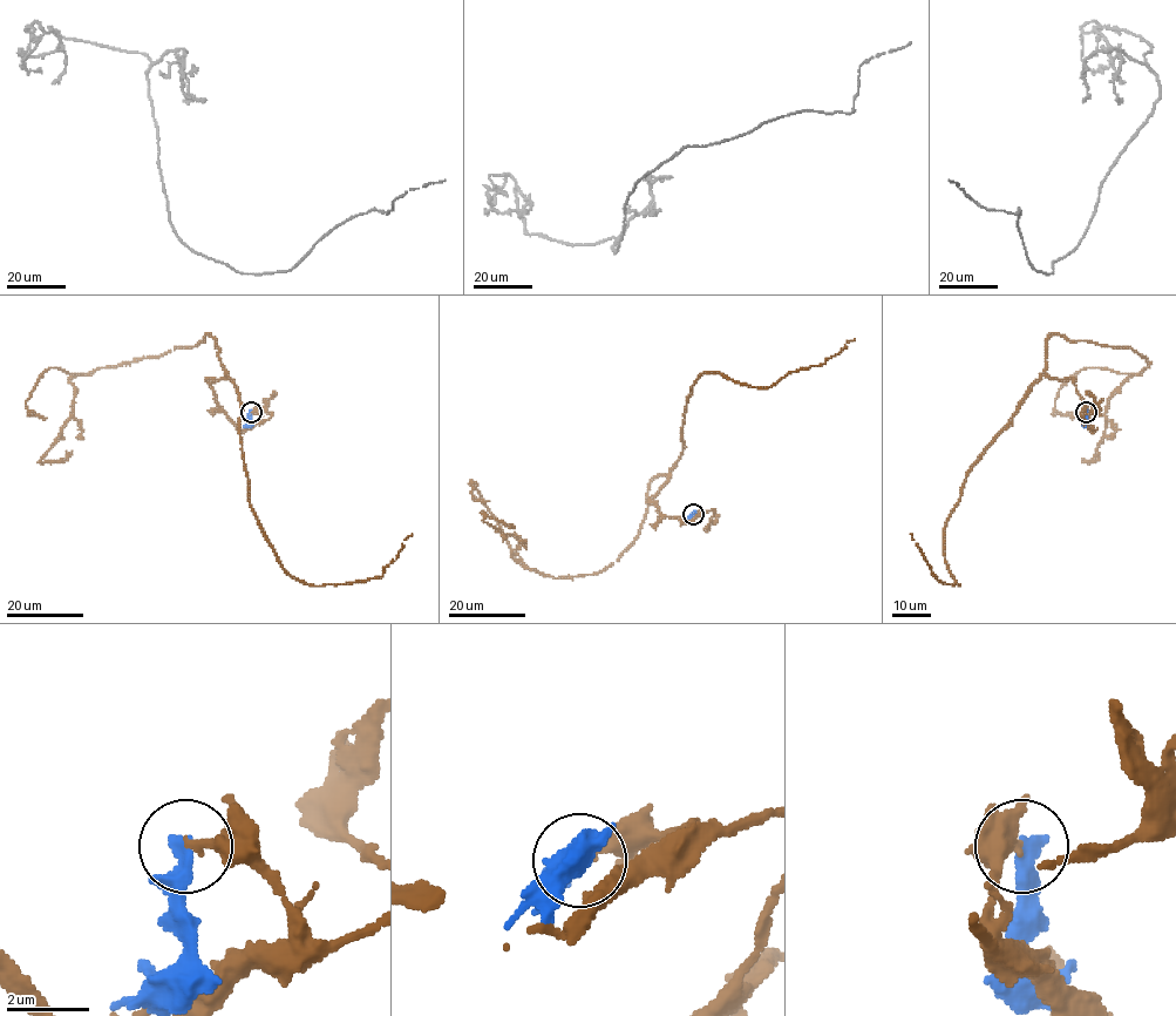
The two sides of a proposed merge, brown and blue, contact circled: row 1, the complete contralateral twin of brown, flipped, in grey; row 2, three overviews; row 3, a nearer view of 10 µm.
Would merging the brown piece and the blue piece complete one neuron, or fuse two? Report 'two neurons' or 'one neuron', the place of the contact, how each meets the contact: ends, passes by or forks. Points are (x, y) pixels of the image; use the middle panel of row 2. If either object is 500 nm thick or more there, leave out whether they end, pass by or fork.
two neurons; at (693, 514); brown ends there; blue ends there

